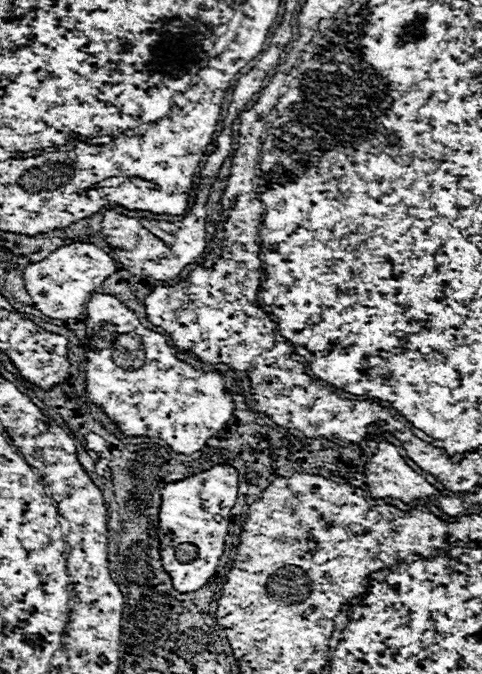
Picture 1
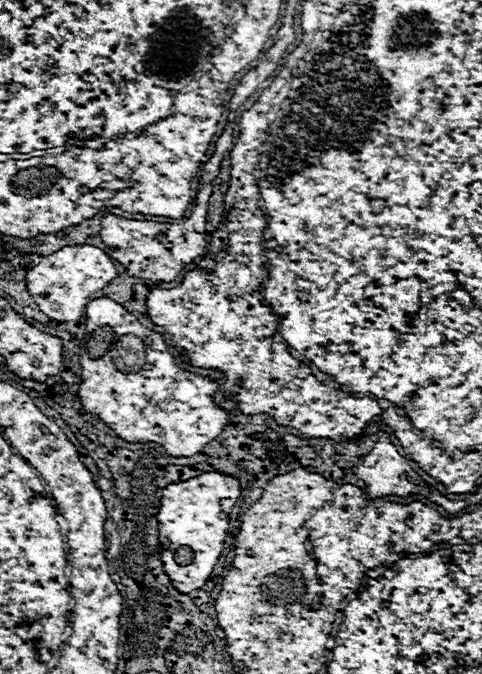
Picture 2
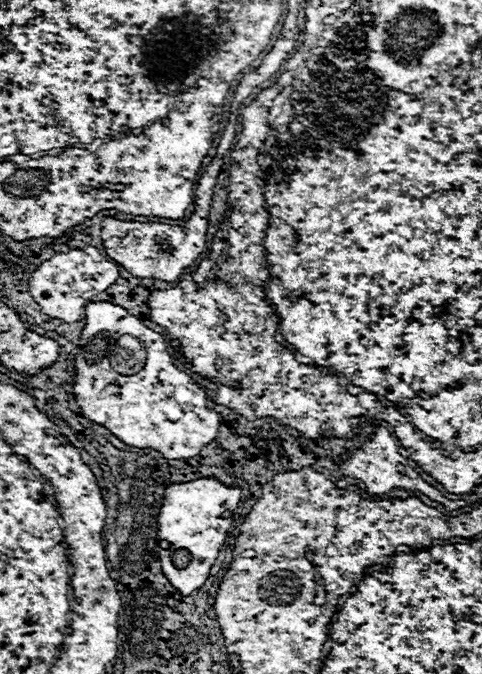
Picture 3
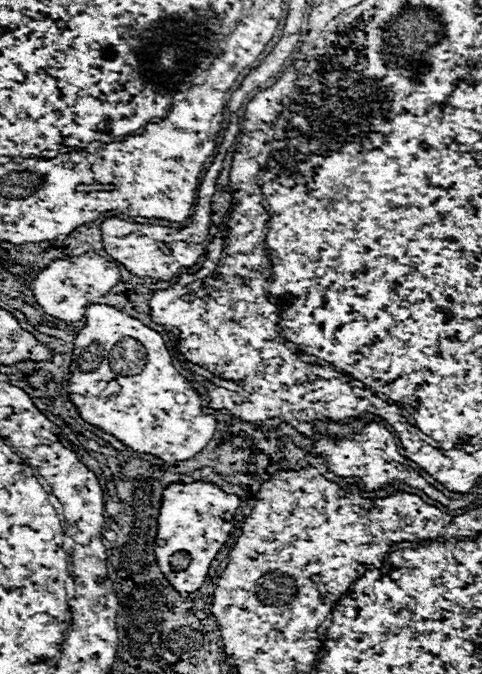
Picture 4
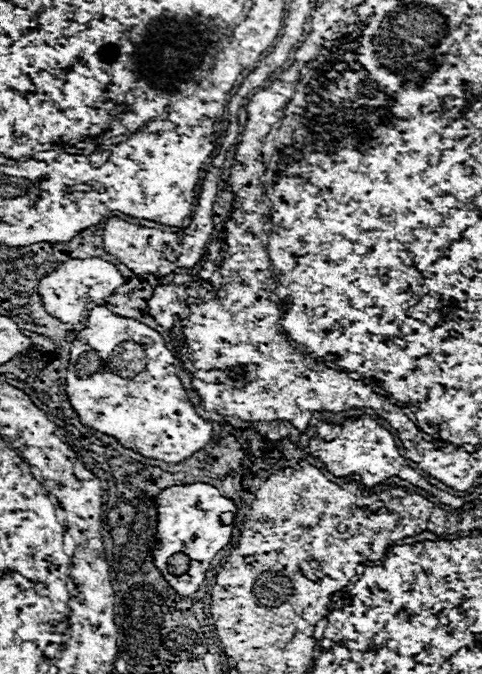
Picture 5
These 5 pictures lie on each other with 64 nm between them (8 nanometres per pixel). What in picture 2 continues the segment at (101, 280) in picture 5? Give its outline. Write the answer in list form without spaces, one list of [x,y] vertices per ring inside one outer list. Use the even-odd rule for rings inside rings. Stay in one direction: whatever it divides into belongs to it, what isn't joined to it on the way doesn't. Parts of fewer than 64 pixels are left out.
[[[90,244],[66,246],[46,256],[40,264],[28,270],[26,288],[46,316],[58,322],[70,322],[82,318],[86,308],[86,298],[102,290],[116,276],[116,272],[118,272],[116,264],[104,250]]]

